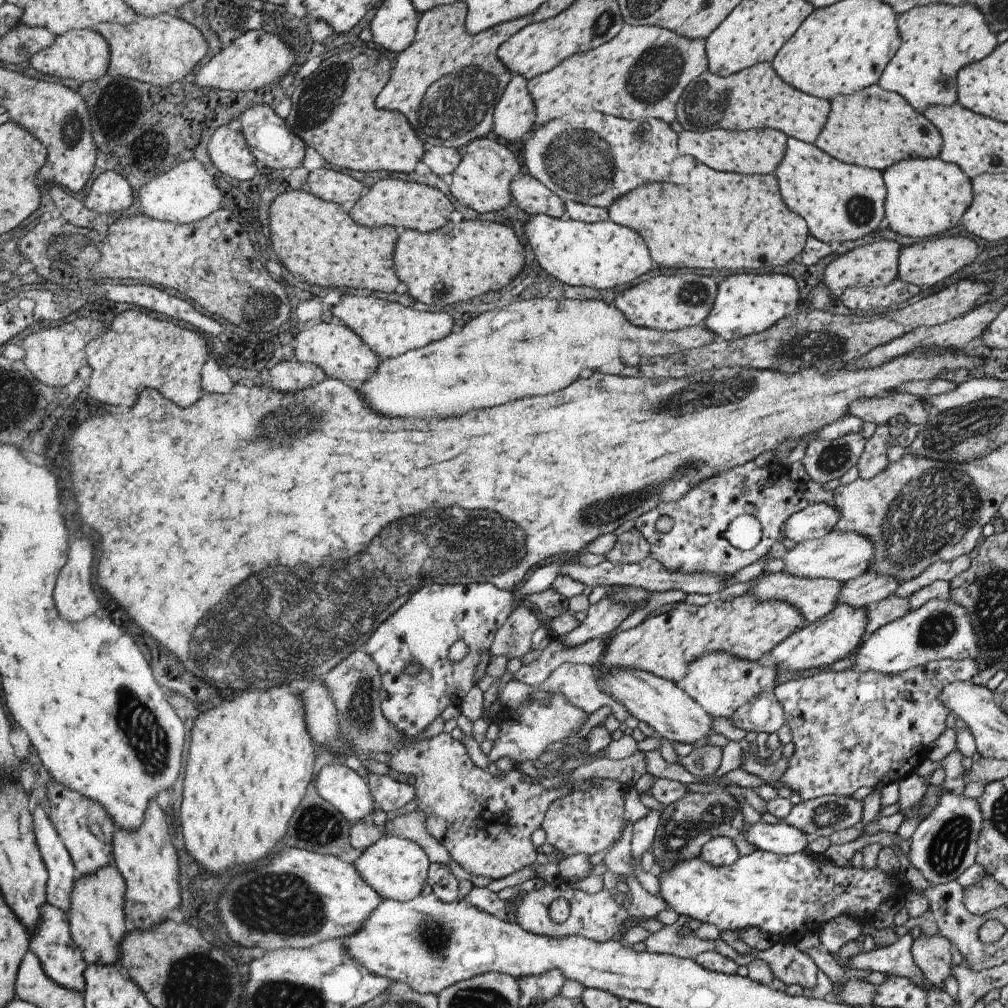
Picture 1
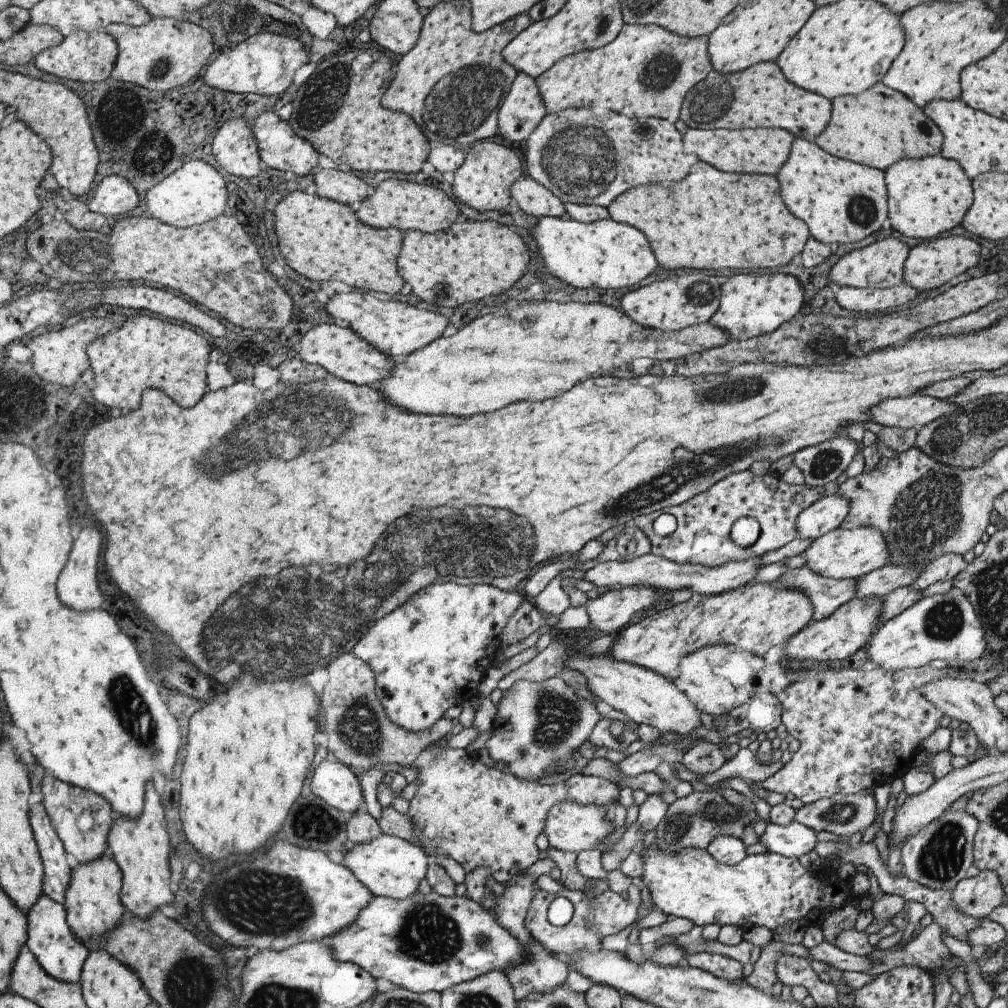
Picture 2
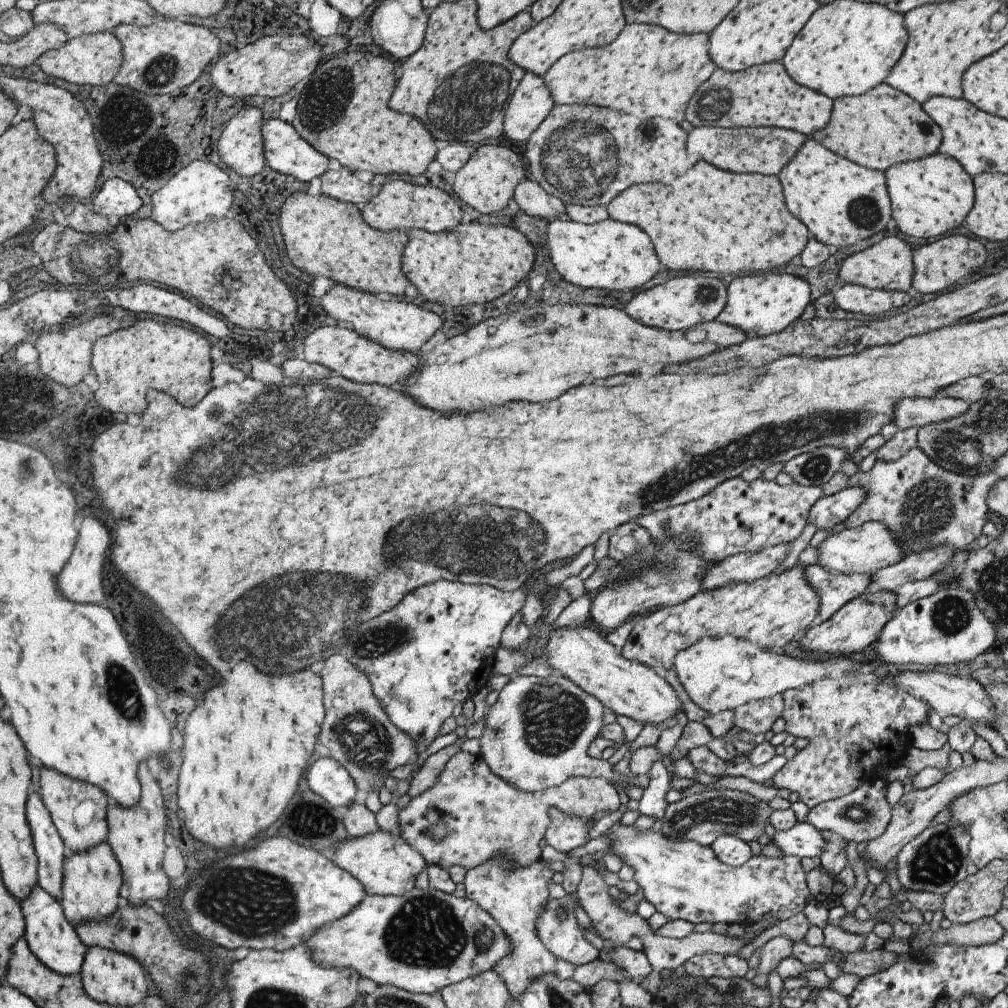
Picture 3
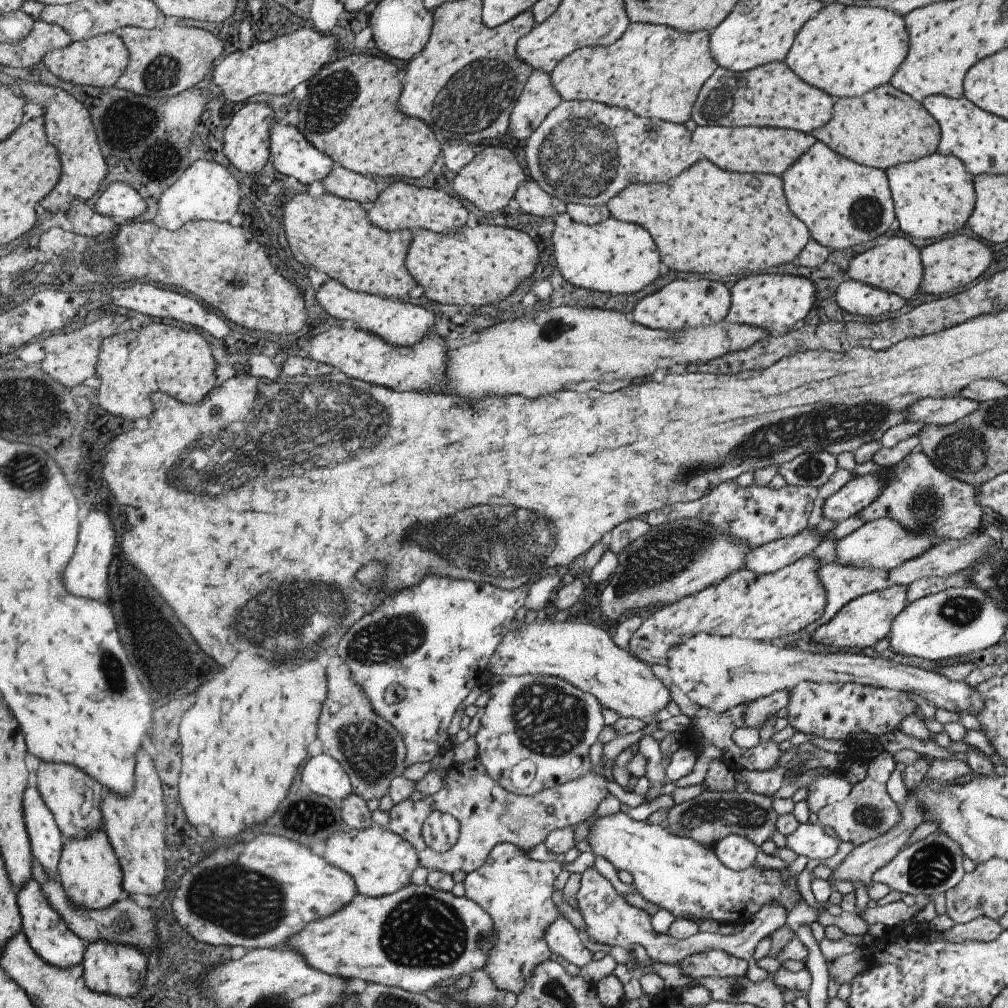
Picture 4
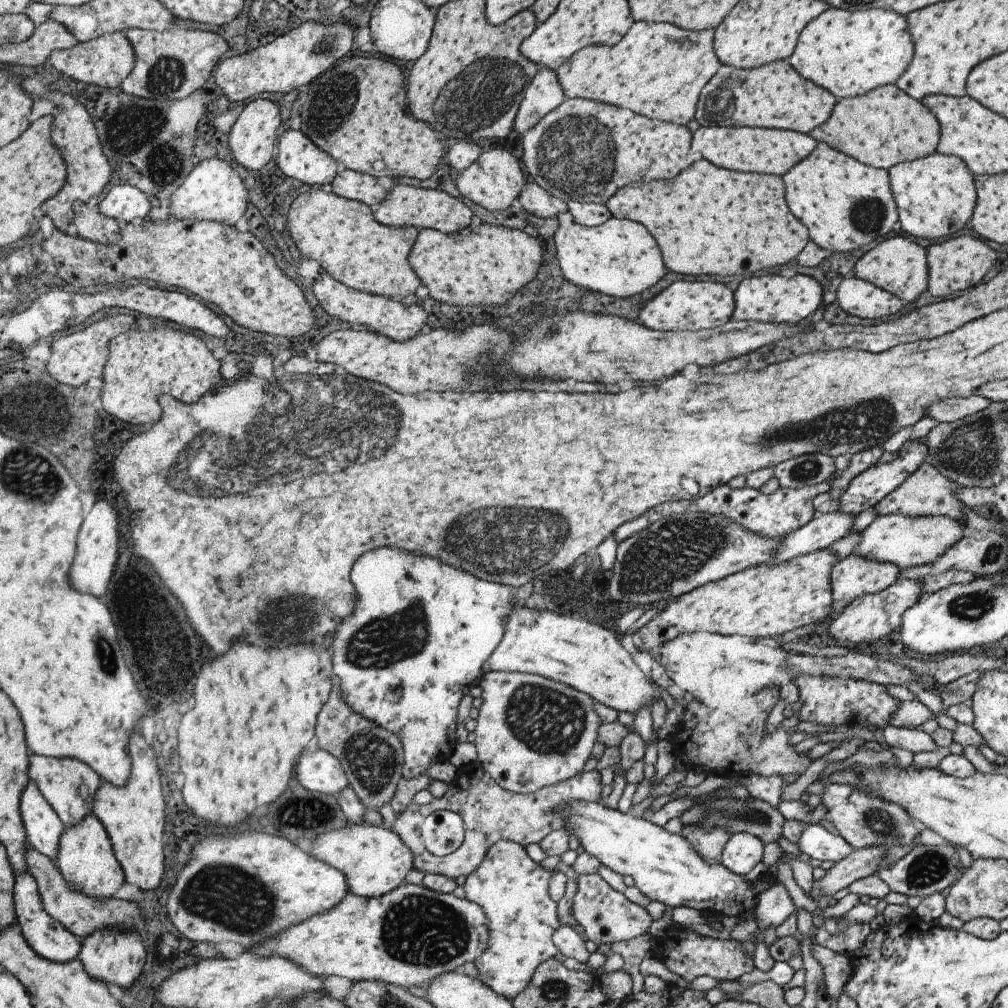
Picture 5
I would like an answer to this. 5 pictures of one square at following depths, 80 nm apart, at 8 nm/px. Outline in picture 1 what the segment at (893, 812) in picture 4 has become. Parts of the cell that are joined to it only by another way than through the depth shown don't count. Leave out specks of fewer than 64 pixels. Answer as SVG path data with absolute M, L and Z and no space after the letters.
M828 795L803 800L792 806L783 823L811 837L829 837L833 832L856 827L862 817L862 801Z

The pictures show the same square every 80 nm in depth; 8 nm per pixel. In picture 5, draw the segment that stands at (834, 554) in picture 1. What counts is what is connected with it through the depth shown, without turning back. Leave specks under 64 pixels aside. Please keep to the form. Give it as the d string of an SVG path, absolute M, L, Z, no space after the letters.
M879 515L861 532L861 540L851 553L894 564L901 570L933 563L967 533L961 523L943 515Z

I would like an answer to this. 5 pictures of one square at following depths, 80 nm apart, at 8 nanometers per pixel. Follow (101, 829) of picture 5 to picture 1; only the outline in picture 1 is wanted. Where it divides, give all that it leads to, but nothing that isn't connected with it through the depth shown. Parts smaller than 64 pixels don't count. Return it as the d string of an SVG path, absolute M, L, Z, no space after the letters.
M115 864L105 866L95 874L82 876L81 880L75 884L69 913L71 933L88 965L115 966L120 962L121 948L131 929L126 914L126 892L125 877Z

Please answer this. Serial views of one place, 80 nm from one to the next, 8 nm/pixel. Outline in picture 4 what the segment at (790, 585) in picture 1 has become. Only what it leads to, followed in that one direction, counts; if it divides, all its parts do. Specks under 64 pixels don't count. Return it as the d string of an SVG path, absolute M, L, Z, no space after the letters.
M837 562L821 564L817 580L823 586L825 604L821 616L805 628L825 624L850 600L889 586L887 570L883 568L851 568Z

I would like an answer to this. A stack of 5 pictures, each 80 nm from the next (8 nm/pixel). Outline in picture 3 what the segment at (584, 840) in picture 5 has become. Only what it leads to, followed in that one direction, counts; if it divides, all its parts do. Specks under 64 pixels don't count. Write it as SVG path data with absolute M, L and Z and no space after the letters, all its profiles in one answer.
M615 822L606 834L611 842L611 849L615 856L621 858L623 865L633 868L633 879L639 888L643 899L655 907L655 911L661 913L667 919L682 919L695 925L698 923L752 924L763 916L771 916L780 920L786 920L803 912L805 900L810 896L805 877L806 873L801 868L799 859L793 856L781 858L767 858L766 856L751 856L745 864L733 867L722 864L709 847L703 847L697 842L687 839L665 838L661 832L653 832L647 829L643 832L635 830L633 825L623 826Z

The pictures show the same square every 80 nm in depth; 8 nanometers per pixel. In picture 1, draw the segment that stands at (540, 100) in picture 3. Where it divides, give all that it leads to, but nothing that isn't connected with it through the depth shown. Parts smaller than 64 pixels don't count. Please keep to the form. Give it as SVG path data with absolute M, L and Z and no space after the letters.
M519 74L511 75L507 90L493 114L493 131L497 136L511 140L522 140L531 132L535 120L535 105L527 92L527 81Z

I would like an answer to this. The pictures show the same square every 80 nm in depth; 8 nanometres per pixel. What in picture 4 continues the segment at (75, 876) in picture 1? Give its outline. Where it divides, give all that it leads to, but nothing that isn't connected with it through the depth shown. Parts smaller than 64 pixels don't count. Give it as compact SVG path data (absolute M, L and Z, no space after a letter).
M29 787L26 790L24 800L26 825L31 837L31 844L34 850L34 856L37 857L46 868L48 875L52 879L59 879L60 860L62 858L62 850L65 847L65 836L60 826L57 824L55 814L47 806L41 791L38 787Z

